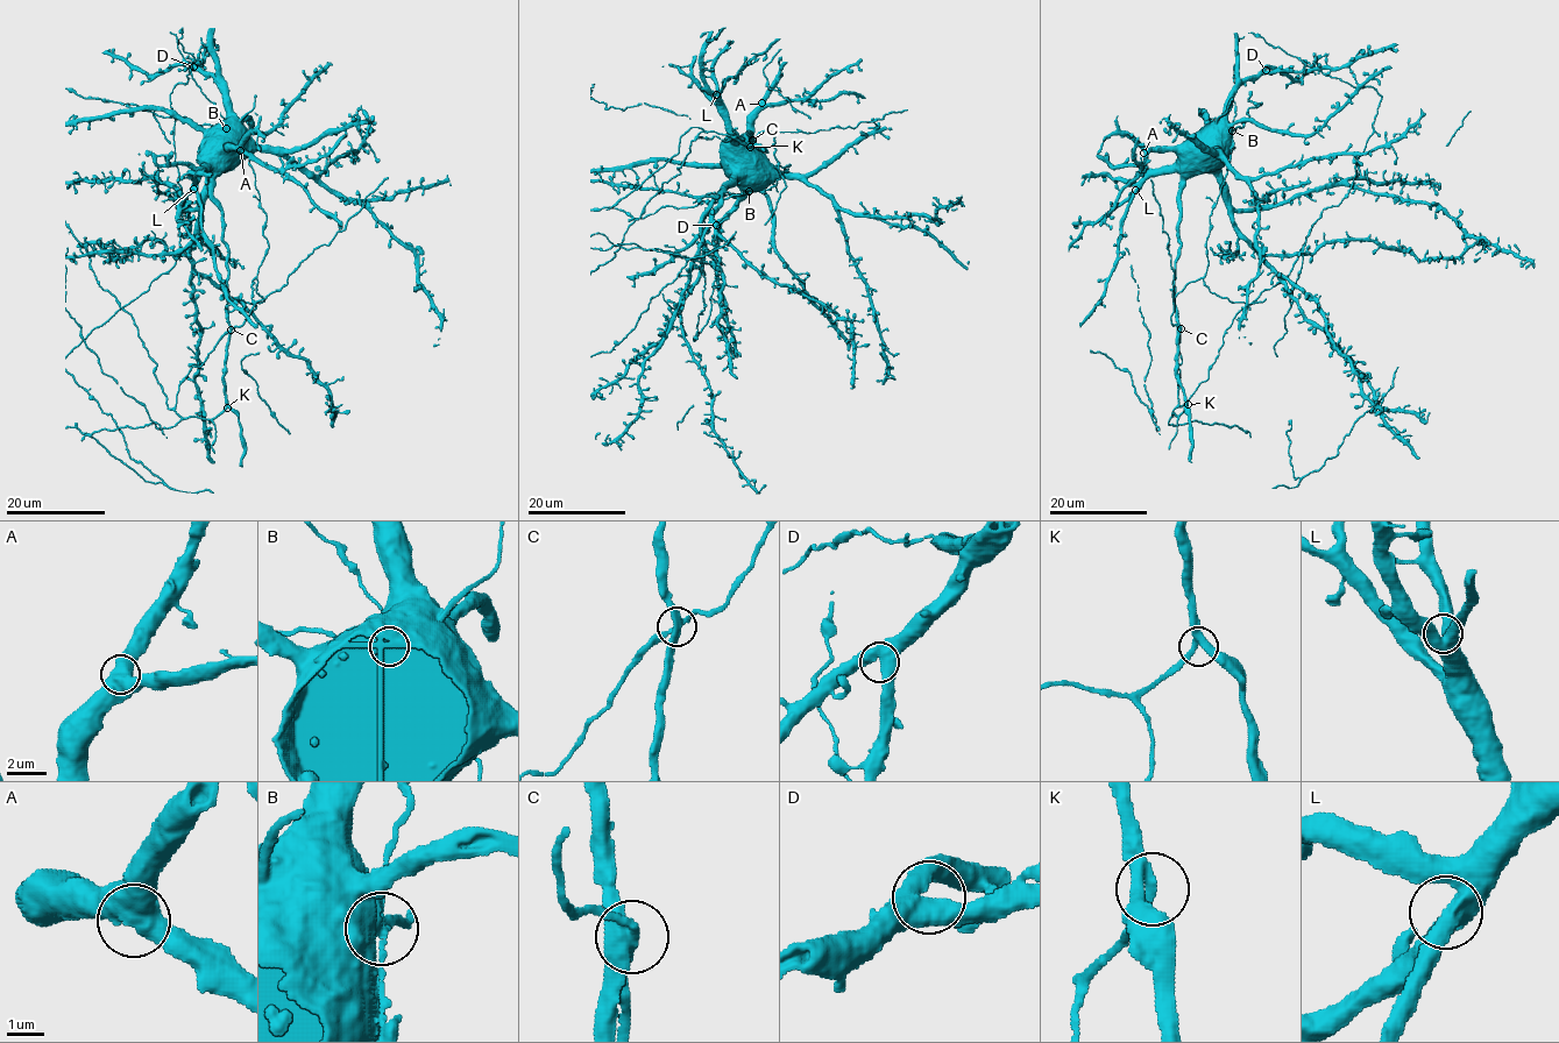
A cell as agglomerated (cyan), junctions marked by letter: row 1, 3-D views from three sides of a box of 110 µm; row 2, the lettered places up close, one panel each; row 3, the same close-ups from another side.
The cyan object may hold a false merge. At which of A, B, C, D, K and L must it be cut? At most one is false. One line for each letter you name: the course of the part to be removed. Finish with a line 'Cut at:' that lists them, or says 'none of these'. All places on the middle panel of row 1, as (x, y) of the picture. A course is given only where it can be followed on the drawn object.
B: course (749, 191), (722, 200), (700, 201), (693, 206), (661, 206), (640, 219), (632, 219), (617, 208), (590, 210)
Cut at: B

